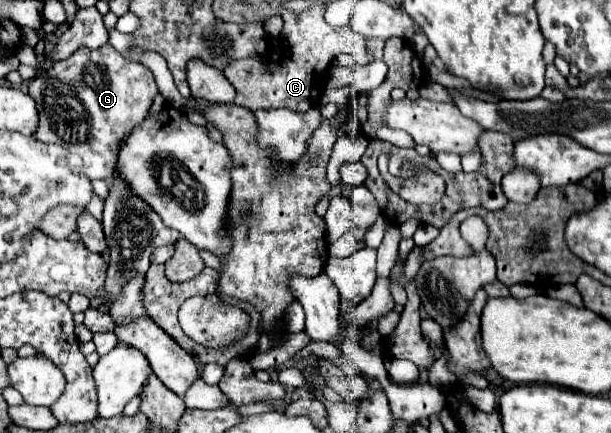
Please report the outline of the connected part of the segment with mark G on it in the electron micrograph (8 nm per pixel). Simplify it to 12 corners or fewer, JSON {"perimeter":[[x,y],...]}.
{"perimeter":[[110,45],[30,79],[34,137],[110,179],[154,75]]}

